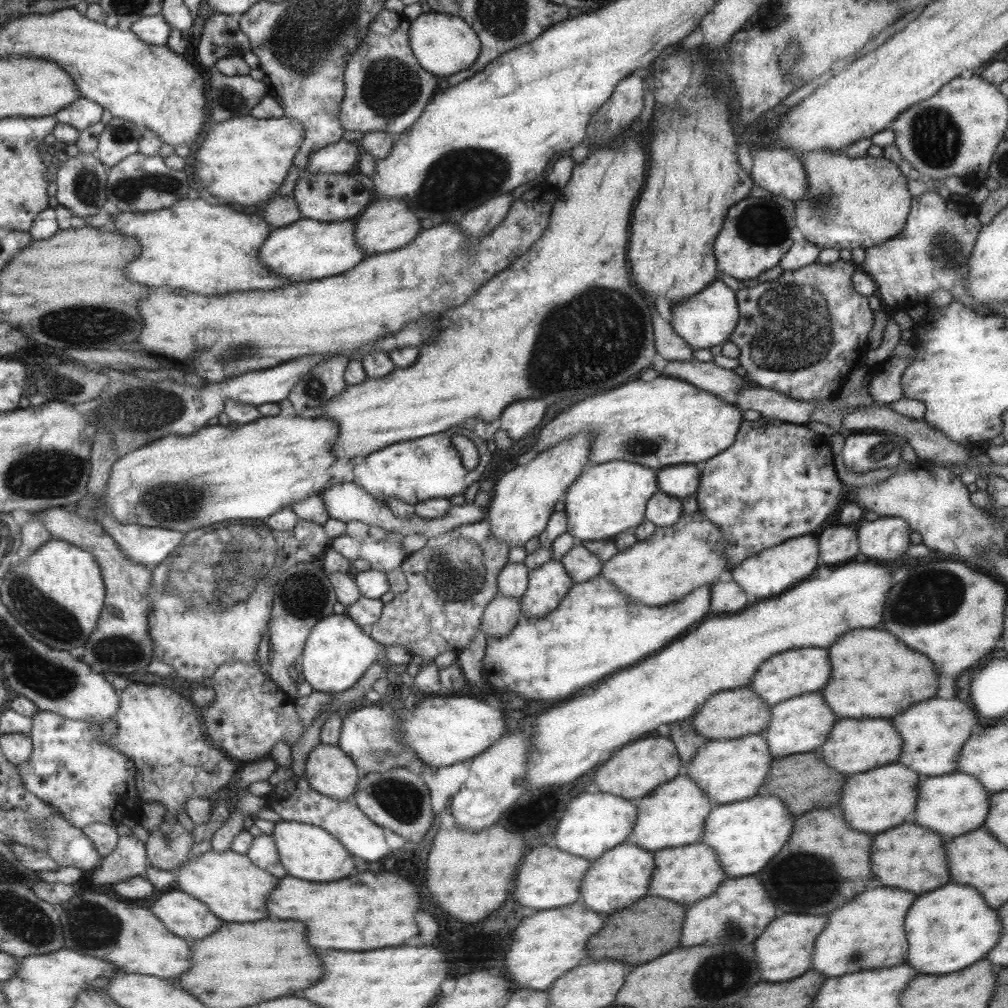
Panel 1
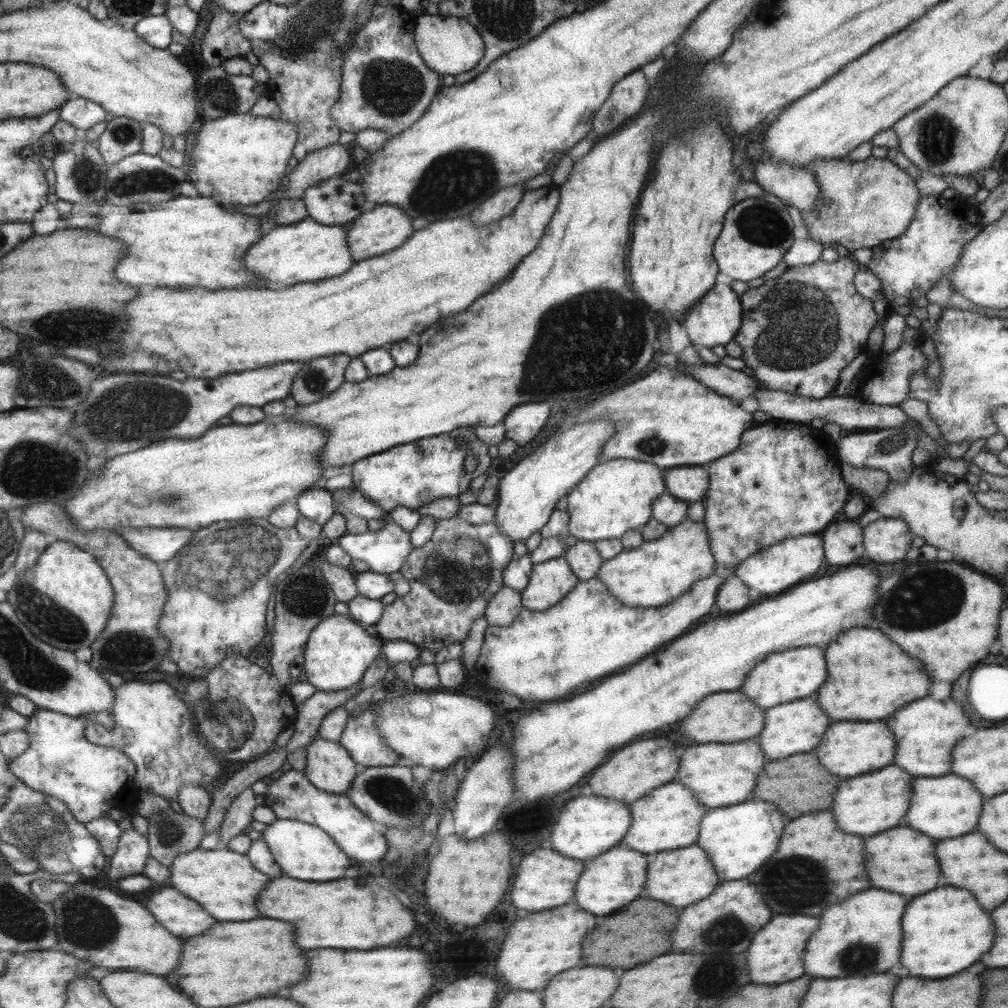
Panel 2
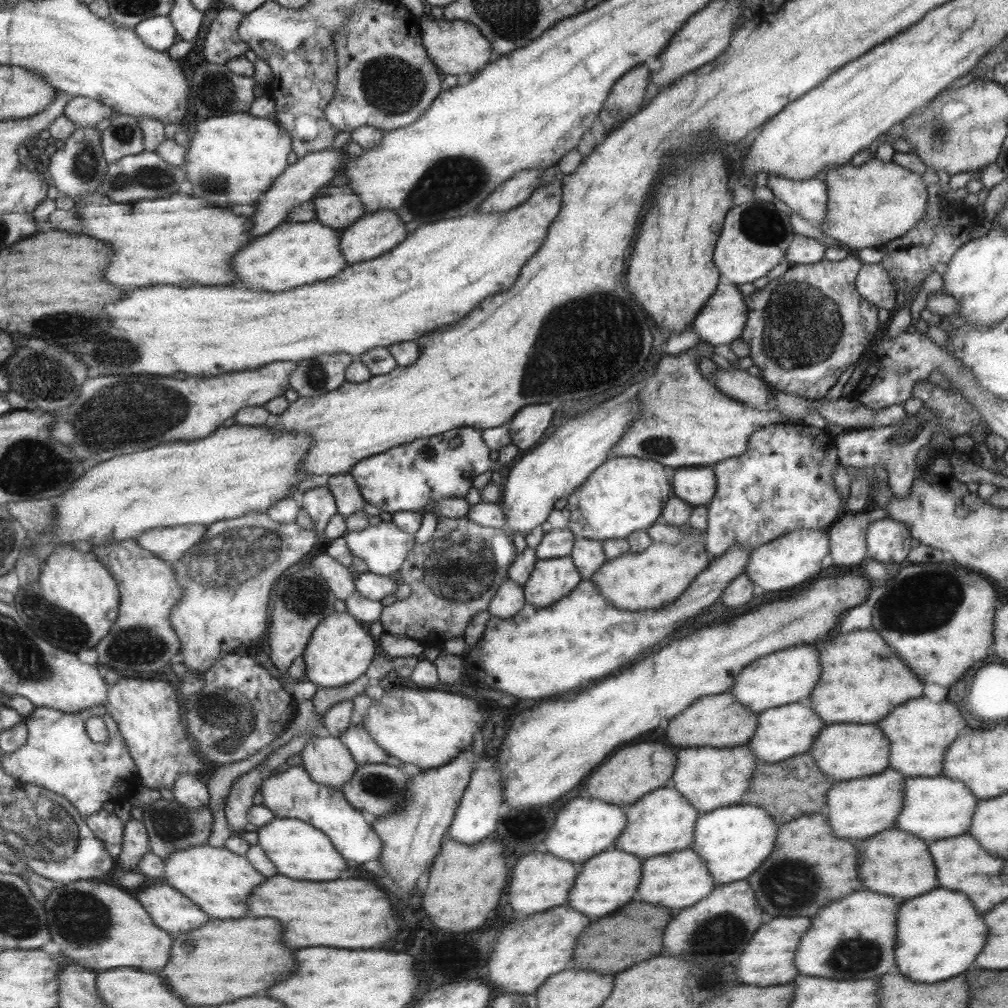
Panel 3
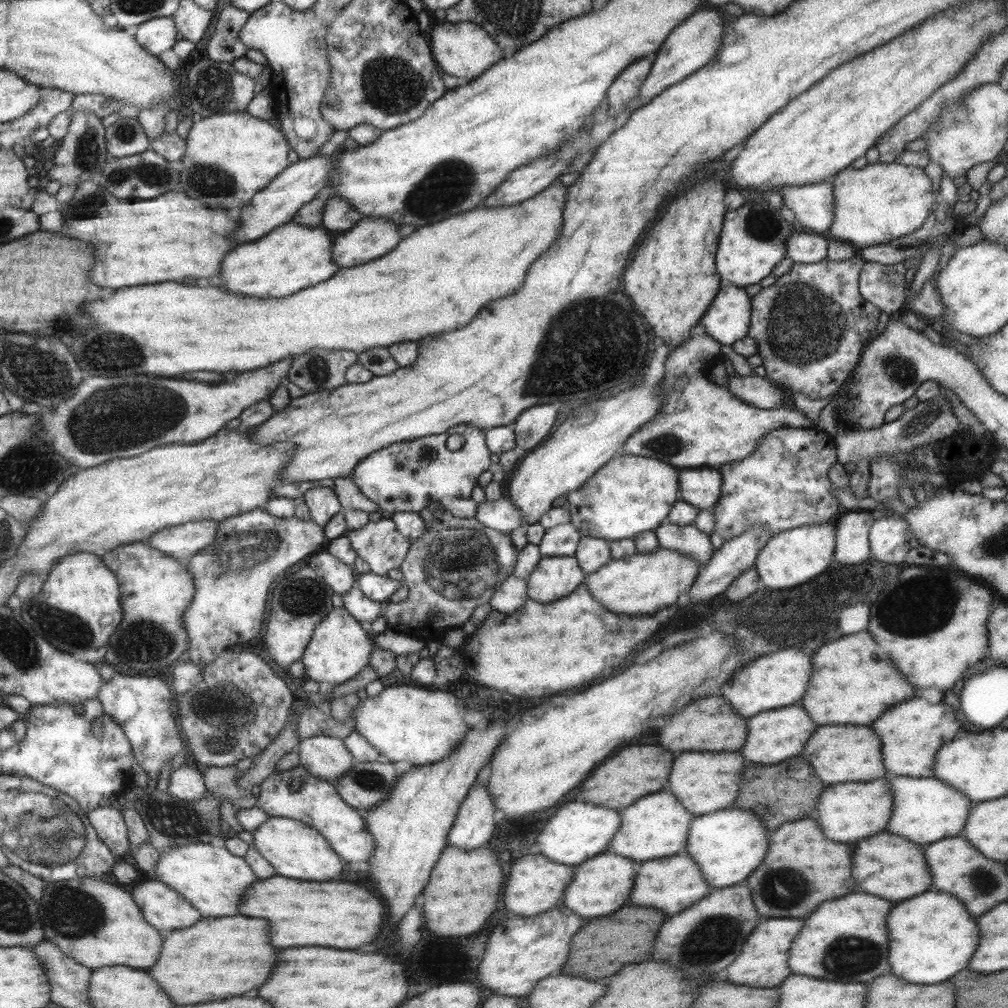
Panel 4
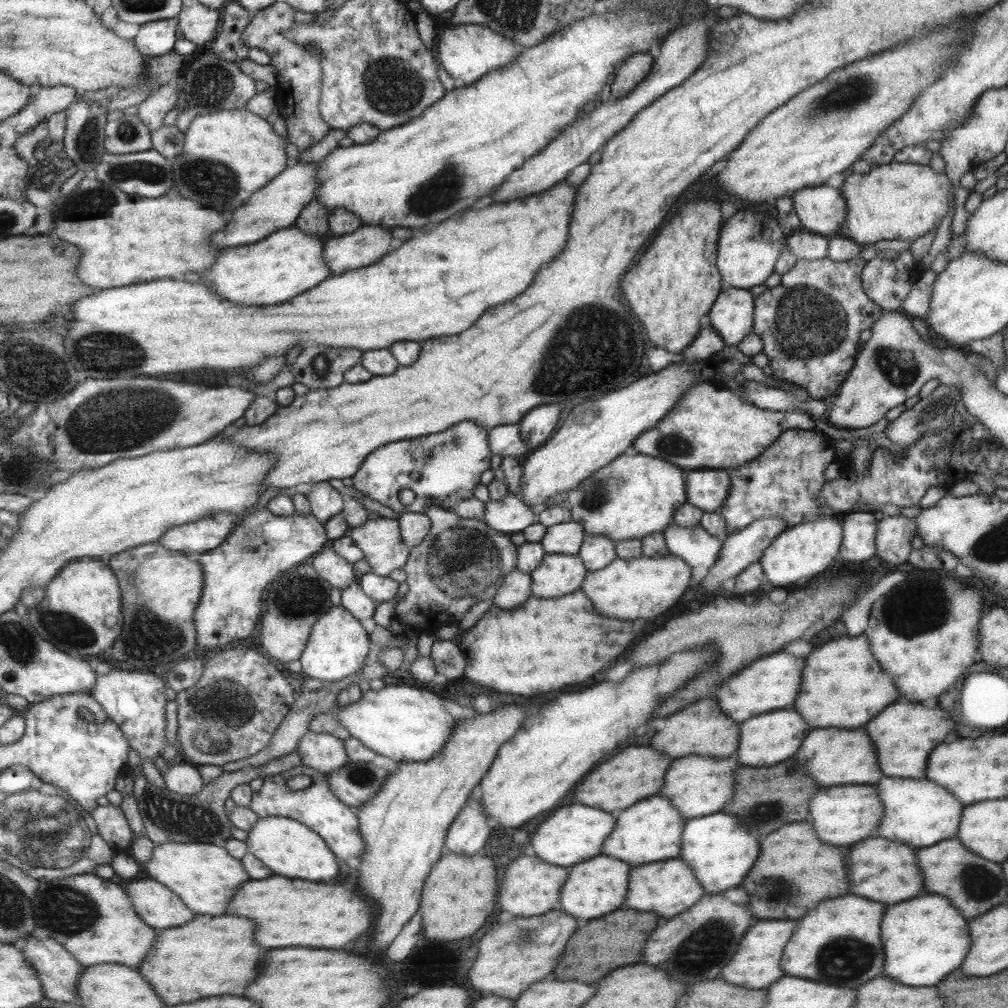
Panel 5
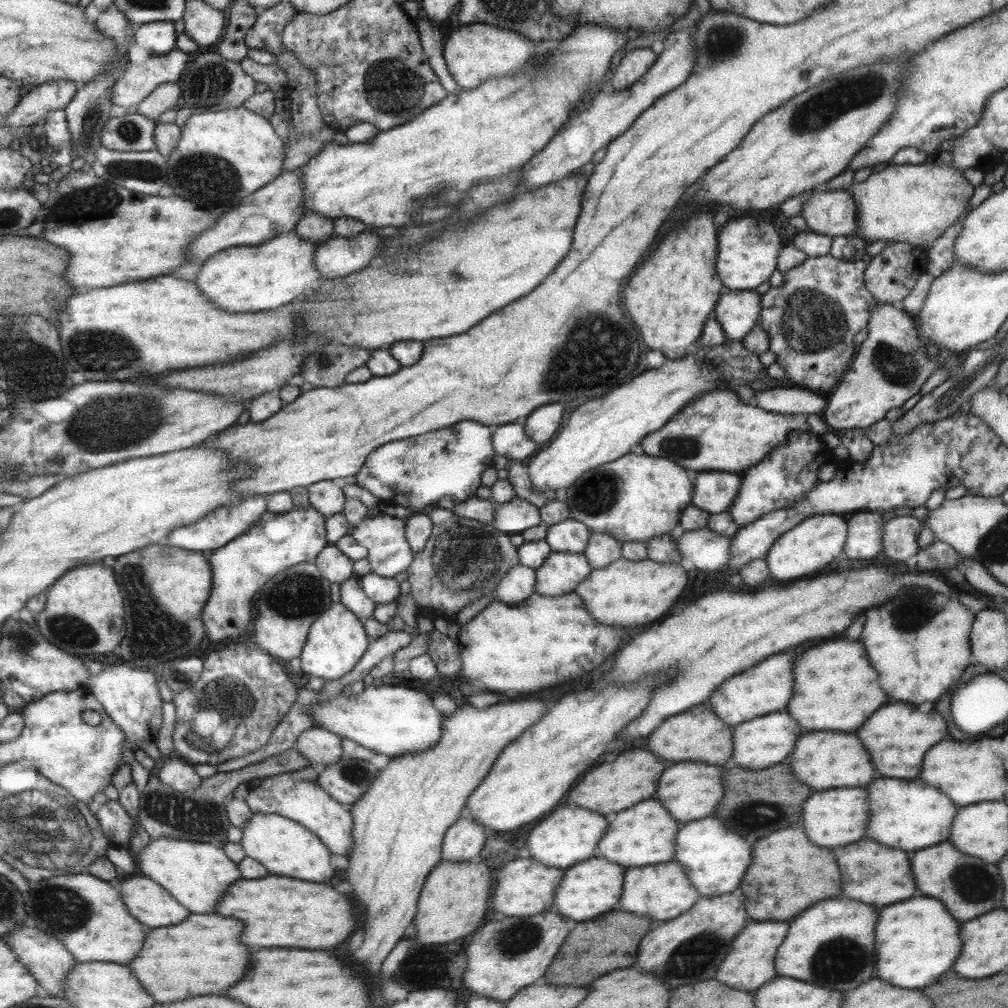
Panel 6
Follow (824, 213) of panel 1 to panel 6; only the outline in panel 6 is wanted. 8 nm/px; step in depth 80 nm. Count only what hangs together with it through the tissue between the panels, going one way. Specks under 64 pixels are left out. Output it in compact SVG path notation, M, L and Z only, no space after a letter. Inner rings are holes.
M932 161L927 164L889 163L878 170L874 170L862 182L851 181L847 190L855 203L855 237L867 242L883 240L905 242L912 245L921 245L939 237L947 226L957 220L959 214L966 212L969 197L973 187L967 183L961 170L952 166L935 165Z

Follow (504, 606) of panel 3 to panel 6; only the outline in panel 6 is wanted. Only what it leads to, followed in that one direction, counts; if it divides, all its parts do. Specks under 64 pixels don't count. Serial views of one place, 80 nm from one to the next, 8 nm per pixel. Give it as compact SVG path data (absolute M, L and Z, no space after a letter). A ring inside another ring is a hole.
M519 564L511 567L494 588L494 600L518 604L534 592L535 570Z

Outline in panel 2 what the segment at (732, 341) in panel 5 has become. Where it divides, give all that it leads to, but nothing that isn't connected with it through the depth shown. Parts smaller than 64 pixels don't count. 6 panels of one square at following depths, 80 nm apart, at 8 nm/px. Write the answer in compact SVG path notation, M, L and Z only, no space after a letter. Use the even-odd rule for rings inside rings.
M718 273L715 284L695 302L695 306L684 312L678 322L686 330L689 342L696 349L711 349L717 344L724 346L727 342L733 341L733 337L739 332L742 315L740 295L730 287L730 279L727 275Z

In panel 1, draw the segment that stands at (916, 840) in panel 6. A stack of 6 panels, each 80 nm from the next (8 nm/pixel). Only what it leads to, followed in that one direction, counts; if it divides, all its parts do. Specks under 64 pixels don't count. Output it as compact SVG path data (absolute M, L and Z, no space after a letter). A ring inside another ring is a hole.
M962 772L943 776L922 777L915 806L915 824L933 830L941 836L959 836L983 826L989 808L990 793L983 789L977 778Z

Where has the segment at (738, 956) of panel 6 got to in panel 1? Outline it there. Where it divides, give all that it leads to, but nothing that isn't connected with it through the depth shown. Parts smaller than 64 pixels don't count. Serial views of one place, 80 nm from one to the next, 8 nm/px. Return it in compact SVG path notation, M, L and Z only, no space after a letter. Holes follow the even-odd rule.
M783 914L777 916L765 930L763 934L753 942L755 944L755 954L759 960L761 968L761 980L765 982L785 982L791 981L802 975L805 970L809 970L811 962L811 950L817 934L823 930L827 918L825 916L811 916L811 914Z

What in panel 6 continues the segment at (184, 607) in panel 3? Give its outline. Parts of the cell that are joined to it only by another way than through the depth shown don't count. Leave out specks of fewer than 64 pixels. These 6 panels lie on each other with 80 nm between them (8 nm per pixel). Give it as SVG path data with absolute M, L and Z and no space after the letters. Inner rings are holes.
M293 508L284 514L263 512L259 520L255 520L246 532L243 532L235 541L229 542L223 548L207 554L211 567L213 567L213 590L202 612L202 619L207 633L207 639L211 642L221 642L227 638L237 638L247 634L247 626L251 622L253 614L253 596L259 588L270 578L279 575L288 567L300 563L313 563L319 551L327 544L325 518L315 512L315 508Z

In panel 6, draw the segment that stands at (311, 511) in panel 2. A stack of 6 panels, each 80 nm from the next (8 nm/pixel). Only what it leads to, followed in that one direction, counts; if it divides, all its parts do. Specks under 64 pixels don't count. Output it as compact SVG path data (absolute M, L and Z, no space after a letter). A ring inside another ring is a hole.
M320 480L310 484L307 490L309 505L321 517L327 519L331 515L342 513L345 497L337 481Z

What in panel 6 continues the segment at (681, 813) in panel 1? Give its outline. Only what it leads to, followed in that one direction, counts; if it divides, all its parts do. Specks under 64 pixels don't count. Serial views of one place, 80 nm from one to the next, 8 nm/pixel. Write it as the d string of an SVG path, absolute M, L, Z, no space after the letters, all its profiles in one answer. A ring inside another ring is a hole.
M657 799L636 802L615 814L615 818L607 826L607 832L603 833L597 844L596 855L625 868L673 861L676 834L680 825Z

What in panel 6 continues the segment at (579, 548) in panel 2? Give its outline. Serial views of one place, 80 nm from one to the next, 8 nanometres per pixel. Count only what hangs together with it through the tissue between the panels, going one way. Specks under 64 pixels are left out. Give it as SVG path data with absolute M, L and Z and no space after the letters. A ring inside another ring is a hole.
M591 533L582 553L591 569L605 568L621 558L620 542L606 533Z

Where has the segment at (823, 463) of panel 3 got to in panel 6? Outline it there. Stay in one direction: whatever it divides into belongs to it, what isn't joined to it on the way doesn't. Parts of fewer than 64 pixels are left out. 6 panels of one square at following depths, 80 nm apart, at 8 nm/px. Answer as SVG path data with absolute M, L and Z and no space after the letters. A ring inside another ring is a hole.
M801 431L789 433L783 444L772 448L753 466L737 473L740 478L739 488L727 513L737 527L745 527L775 510L791 509L820 481L819 466L831 460L831 449L825 445L819 434Z

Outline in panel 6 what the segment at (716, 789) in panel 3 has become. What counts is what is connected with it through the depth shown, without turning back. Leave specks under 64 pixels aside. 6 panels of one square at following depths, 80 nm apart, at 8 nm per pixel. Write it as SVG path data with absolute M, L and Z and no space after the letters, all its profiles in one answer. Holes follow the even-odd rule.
M683 761L666 766L659 777L653 798L668 810L677 822L689 822L713 814L724 795L722 772L725 766L703 761Z

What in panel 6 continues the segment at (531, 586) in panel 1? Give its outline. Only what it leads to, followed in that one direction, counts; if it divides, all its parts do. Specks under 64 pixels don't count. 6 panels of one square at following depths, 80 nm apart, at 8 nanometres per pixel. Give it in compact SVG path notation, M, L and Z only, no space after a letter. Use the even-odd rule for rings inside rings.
M551 551L535 569L534 592L556 597L570 593L591 572L583 553Z

